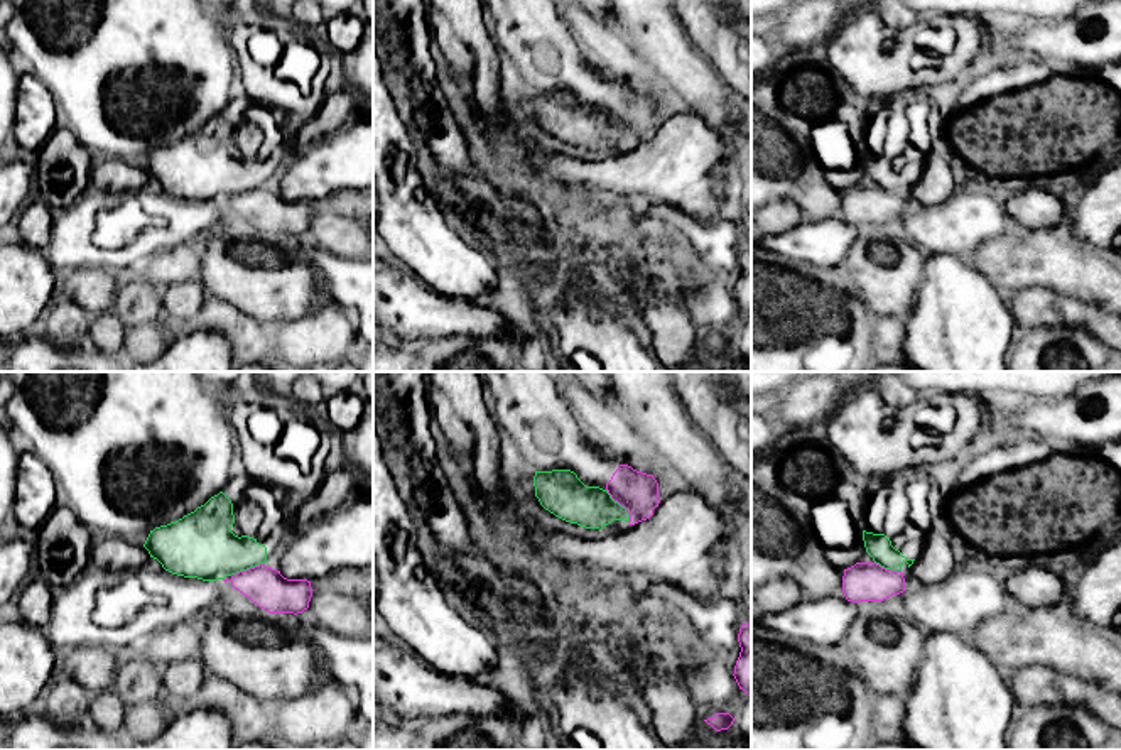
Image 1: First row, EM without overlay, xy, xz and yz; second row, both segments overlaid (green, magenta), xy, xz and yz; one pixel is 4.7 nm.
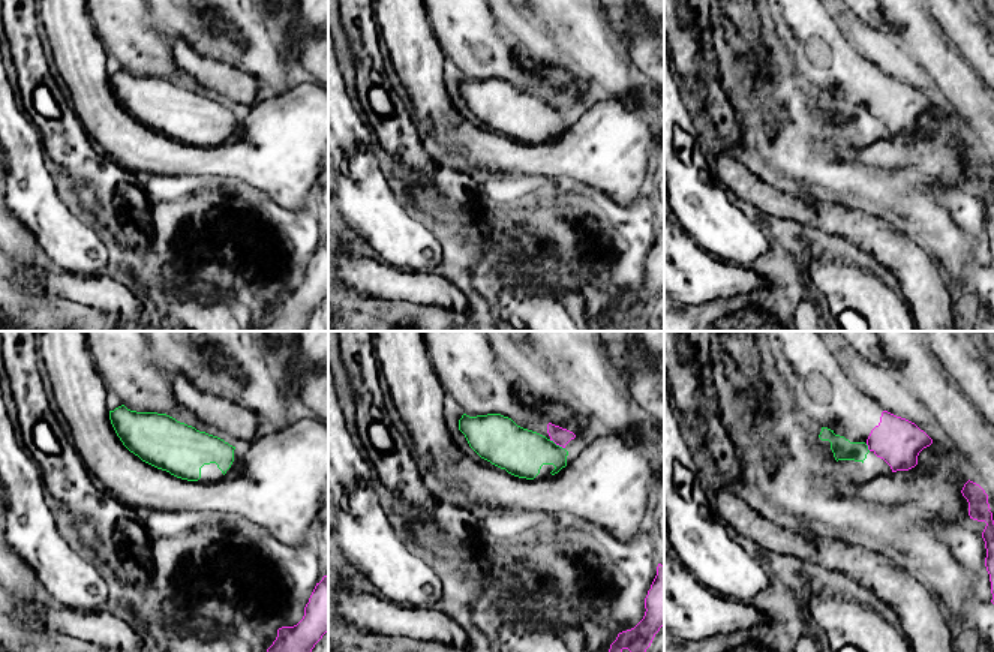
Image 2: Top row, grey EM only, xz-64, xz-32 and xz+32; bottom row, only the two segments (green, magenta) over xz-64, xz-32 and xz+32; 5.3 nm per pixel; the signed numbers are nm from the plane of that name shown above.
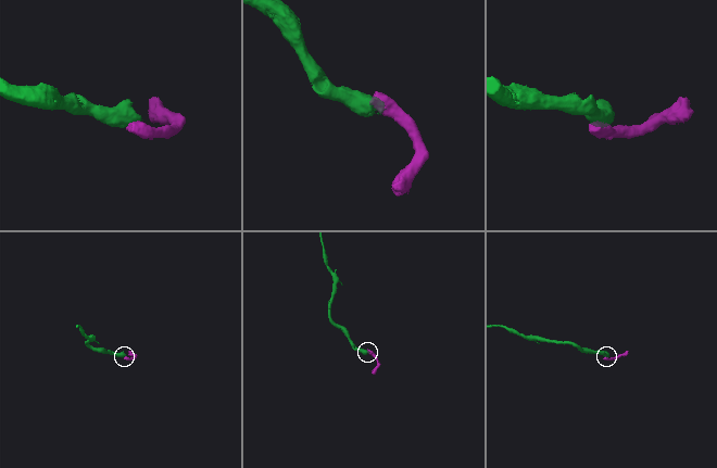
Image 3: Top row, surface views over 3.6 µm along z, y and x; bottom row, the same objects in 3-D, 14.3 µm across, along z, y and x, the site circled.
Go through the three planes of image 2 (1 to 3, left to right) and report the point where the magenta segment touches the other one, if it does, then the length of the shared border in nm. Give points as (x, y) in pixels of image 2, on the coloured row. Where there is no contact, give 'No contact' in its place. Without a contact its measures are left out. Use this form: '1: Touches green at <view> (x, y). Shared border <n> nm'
1: No contact
2: Touches green at xz-32 (555, 444). Shared border 100 nm
3: Touches green at xz+32 (867, 447). Shared border 50 nm

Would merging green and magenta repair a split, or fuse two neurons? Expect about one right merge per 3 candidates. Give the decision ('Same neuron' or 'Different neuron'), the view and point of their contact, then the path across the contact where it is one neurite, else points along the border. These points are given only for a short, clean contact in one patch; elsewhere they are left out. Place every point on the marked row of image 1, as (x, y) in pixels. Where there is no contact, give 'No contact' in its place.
Different neuron. Touches green at xz (620, 505). Boundary: xz (606, 489), (628, 514), (628, 522)

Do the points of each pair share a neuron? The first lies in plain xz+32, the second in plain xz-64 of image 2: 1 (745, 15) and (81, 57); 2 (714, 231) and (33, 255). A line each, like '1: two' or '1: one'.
1: one
2: two

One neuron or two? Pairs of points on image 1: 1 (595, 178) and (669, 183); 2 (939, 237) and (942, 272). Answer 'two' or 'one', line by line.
1: one
2: two

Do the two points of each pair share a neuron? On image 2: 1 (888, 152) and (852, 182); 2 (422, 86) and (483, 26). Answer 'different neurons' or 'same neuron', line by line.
1: different neurons
2: different neurons

